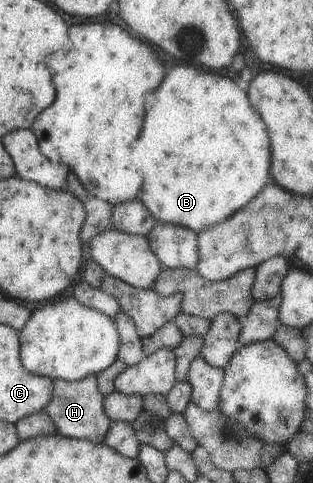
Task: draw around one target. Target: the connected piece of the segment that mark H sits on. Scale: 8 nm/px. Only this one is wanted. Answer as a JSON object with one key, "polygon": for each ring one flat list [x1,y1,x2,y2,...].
{"polygon":[[95,374,89,375,80,381,53,380,53,401,44,410,52,418,61,435,84,439,98,444,103,444,108,436,109,428,112,427,112,420,105,413,104,395,99,391,97,377]]}

